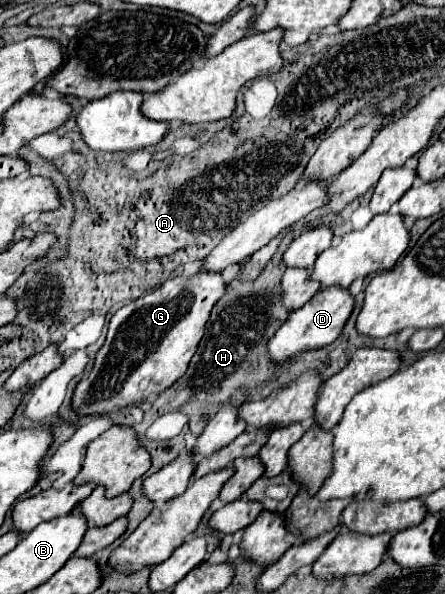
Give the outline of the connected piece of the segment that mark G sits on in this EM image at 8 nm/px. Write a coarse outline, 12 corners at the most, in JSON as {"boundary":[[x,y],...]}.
{"boundary":[[221,273],[177,275],[115,311],[77,413],[185,373]]}

